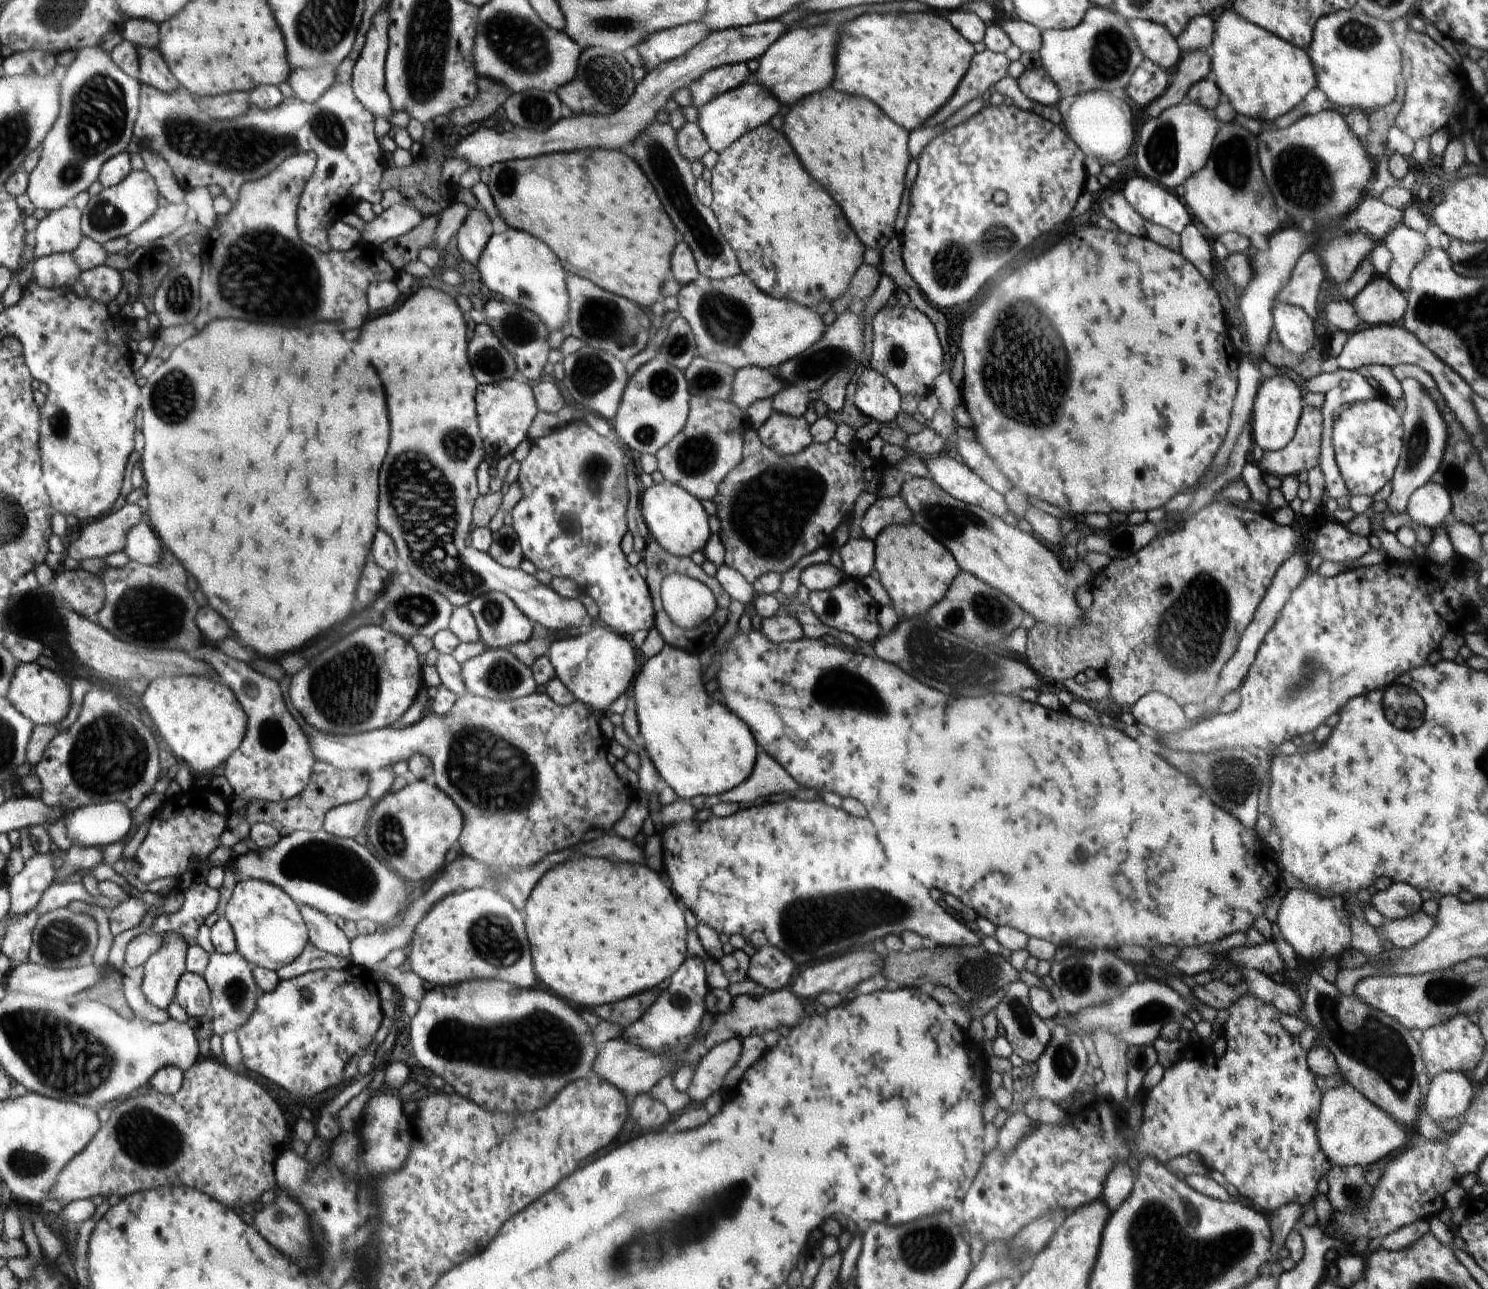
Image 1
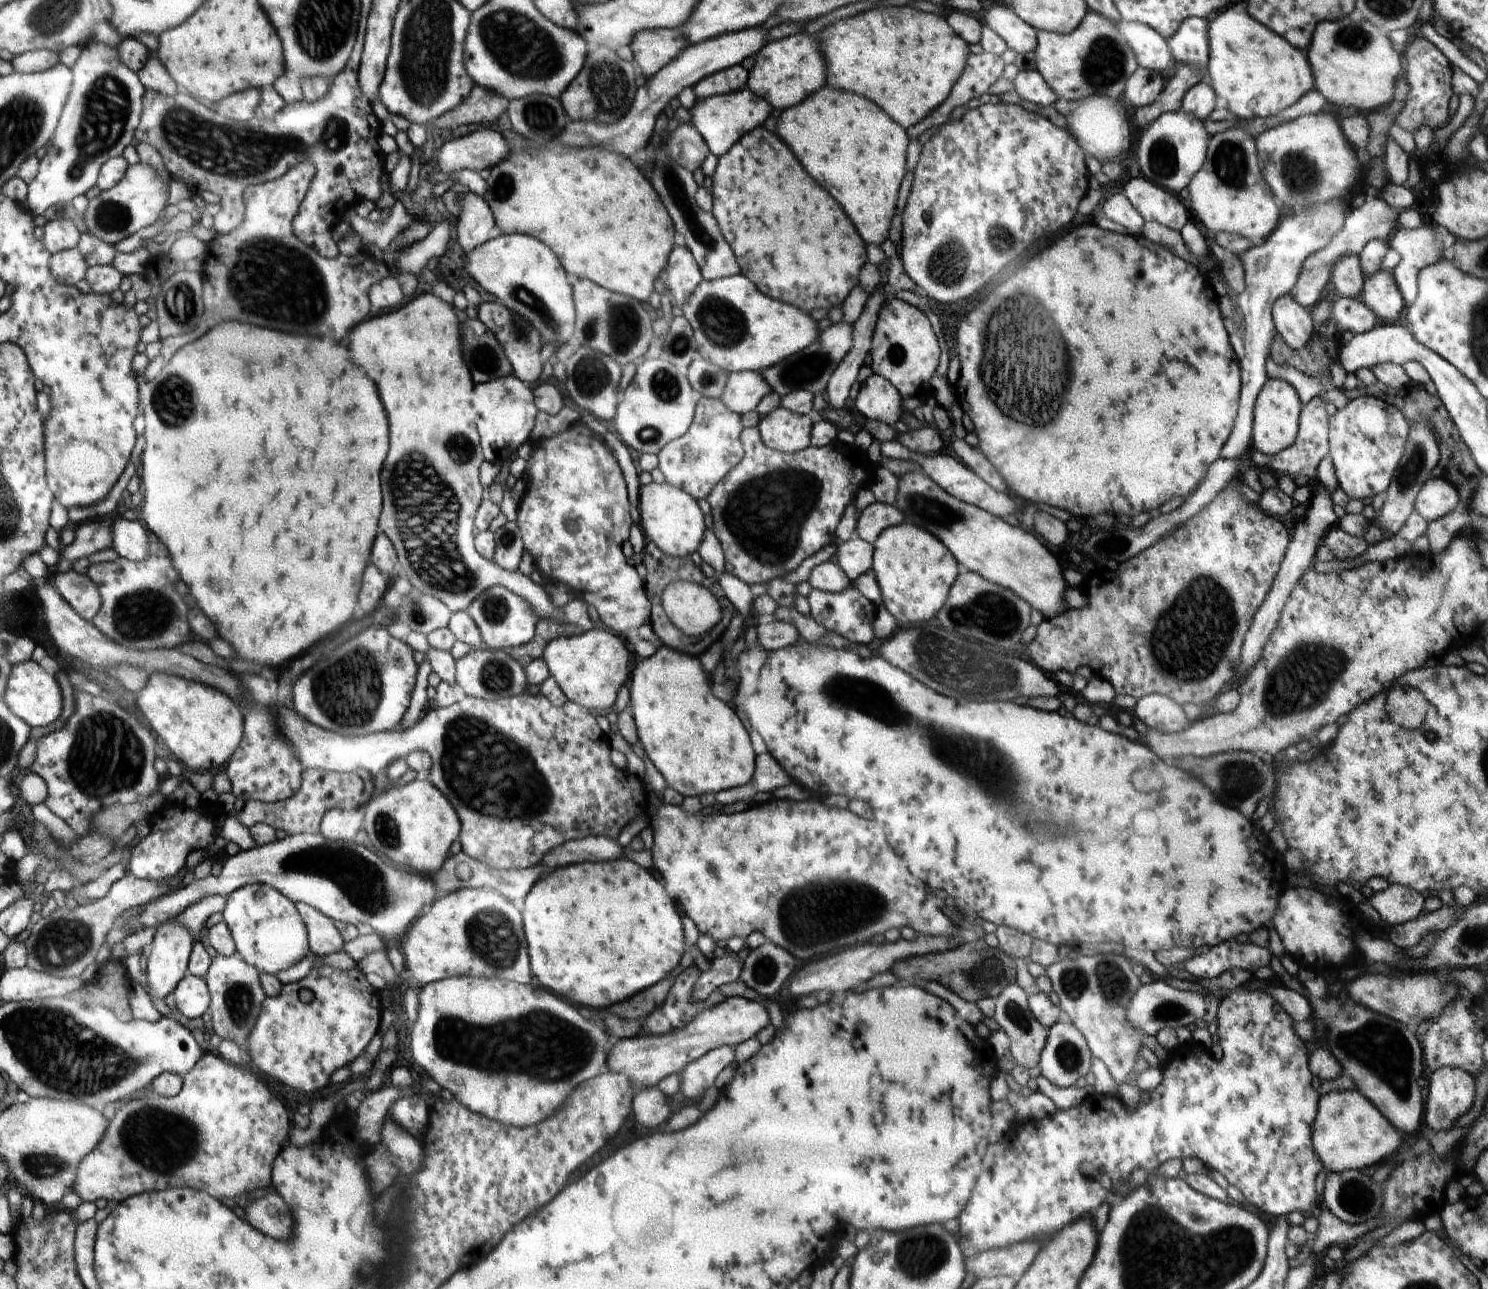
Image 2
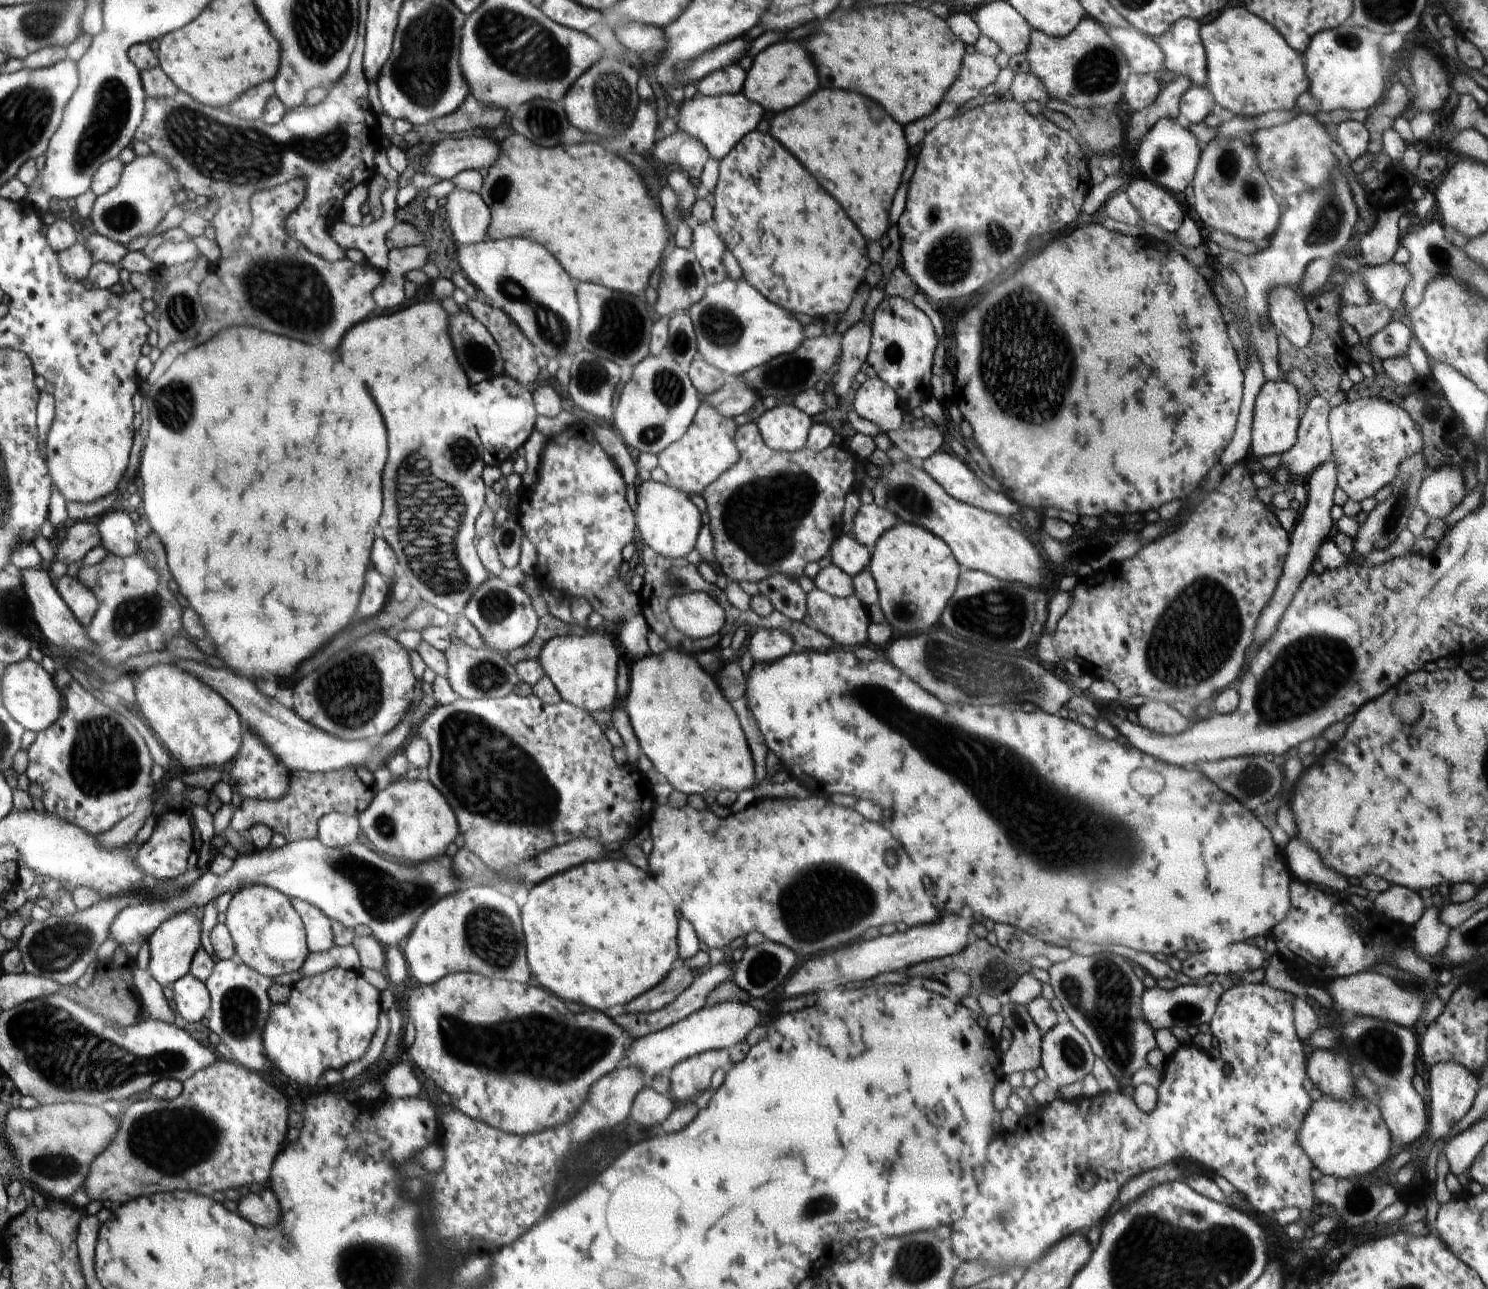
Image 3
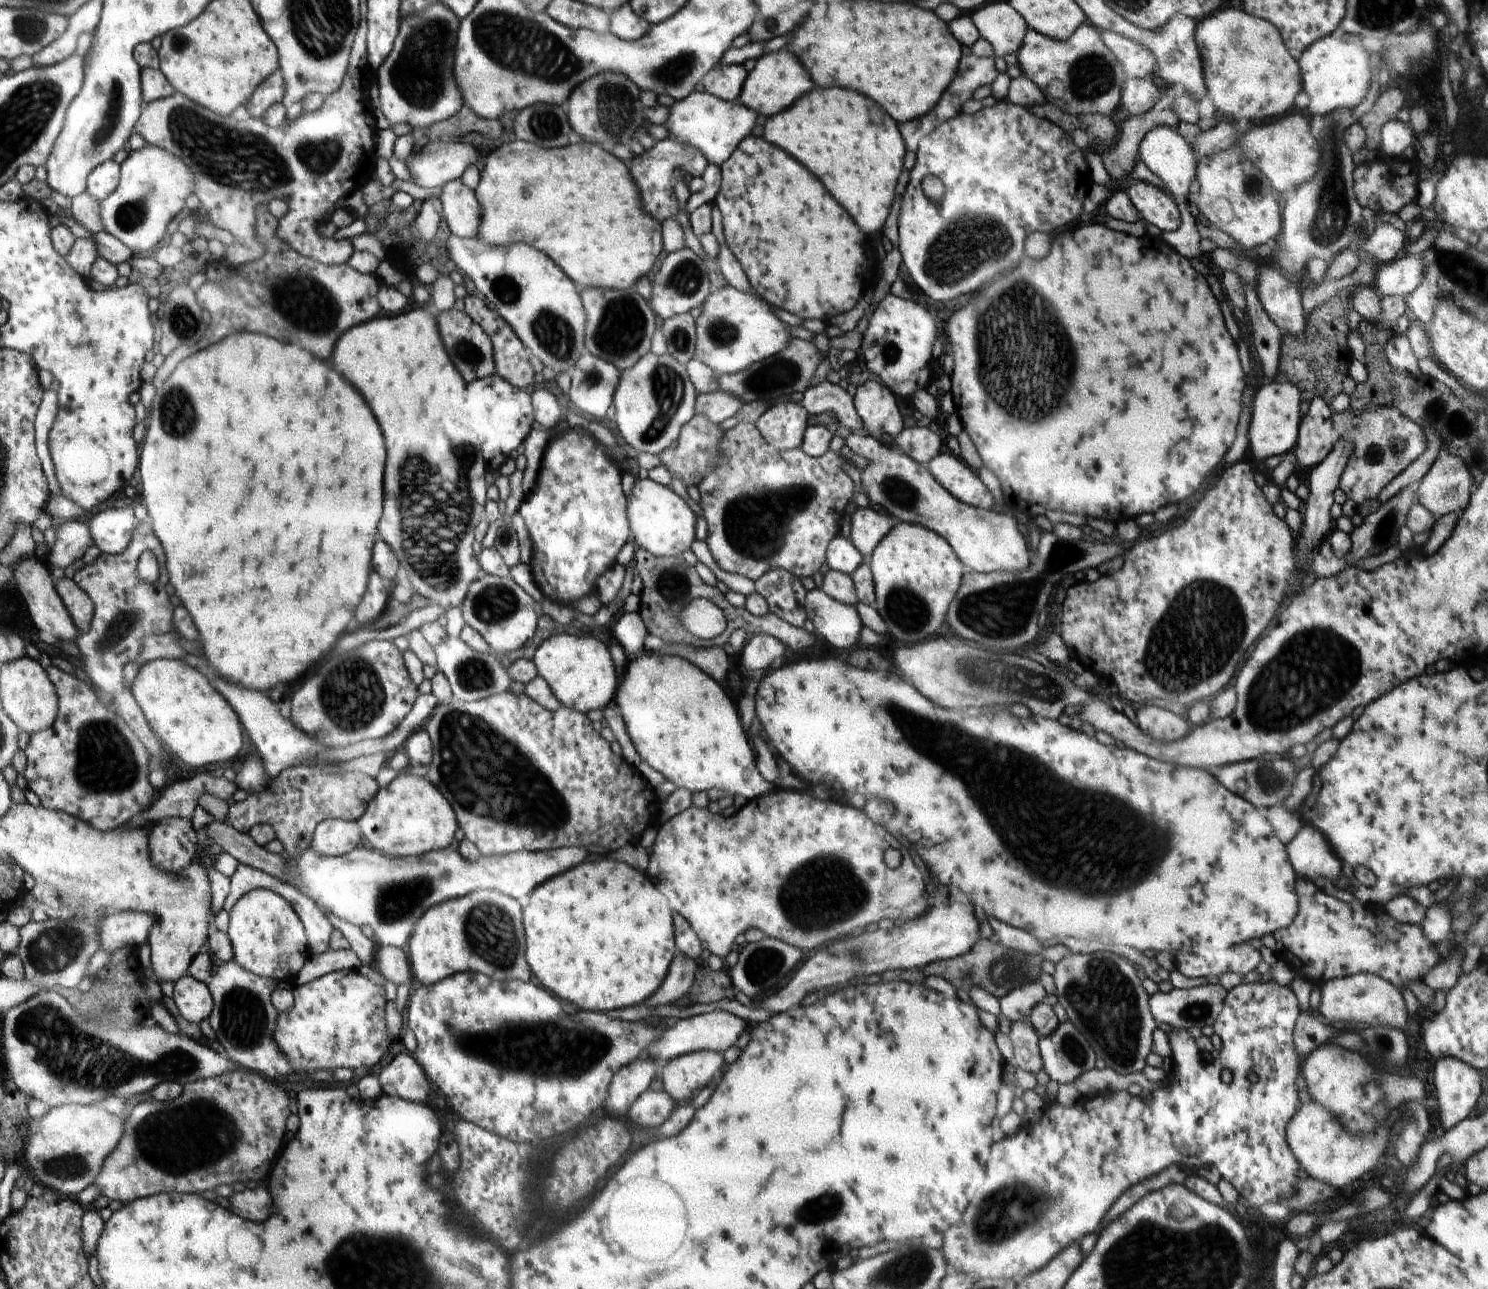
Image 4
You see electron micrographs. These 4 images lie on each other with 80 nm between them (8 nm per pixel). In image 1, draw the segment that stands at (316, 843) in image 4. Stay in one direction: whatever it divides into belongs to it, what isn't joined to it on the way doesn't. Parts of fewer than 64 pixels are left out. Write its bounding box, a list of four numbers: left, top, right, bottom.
[323,795,375,839]

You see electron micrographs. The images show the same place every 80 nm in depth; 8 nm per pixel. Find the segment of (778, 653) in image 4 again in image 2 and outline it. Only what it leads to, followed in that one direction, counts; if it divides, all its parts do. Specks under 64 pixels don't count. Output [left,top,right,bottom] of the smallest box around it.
[757,619,800,651]

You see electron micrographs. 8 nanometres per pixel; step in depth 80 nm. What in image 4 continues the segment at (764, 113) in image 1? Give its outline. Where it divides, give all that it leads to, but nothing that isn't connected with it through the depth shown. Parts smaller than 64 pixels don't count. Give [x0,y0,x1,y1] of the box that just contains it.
[664,91,756,168]

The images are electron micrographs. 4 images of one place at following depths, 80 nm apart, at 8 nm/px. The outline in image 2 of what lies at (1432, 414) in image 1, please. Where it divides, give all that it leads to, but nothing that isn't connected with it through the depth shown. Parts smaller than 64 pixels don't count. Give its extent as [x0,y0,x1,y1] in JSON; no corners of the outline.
[1364,421,1439,545]

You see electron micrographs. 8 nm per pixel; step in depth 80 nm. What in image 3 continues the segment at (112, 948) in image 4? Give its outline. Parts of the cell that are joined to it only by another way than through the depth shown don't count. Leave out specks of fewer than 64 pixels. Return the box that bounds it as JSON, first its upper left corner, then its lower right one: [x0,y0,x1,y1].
[110,838,467,949]

